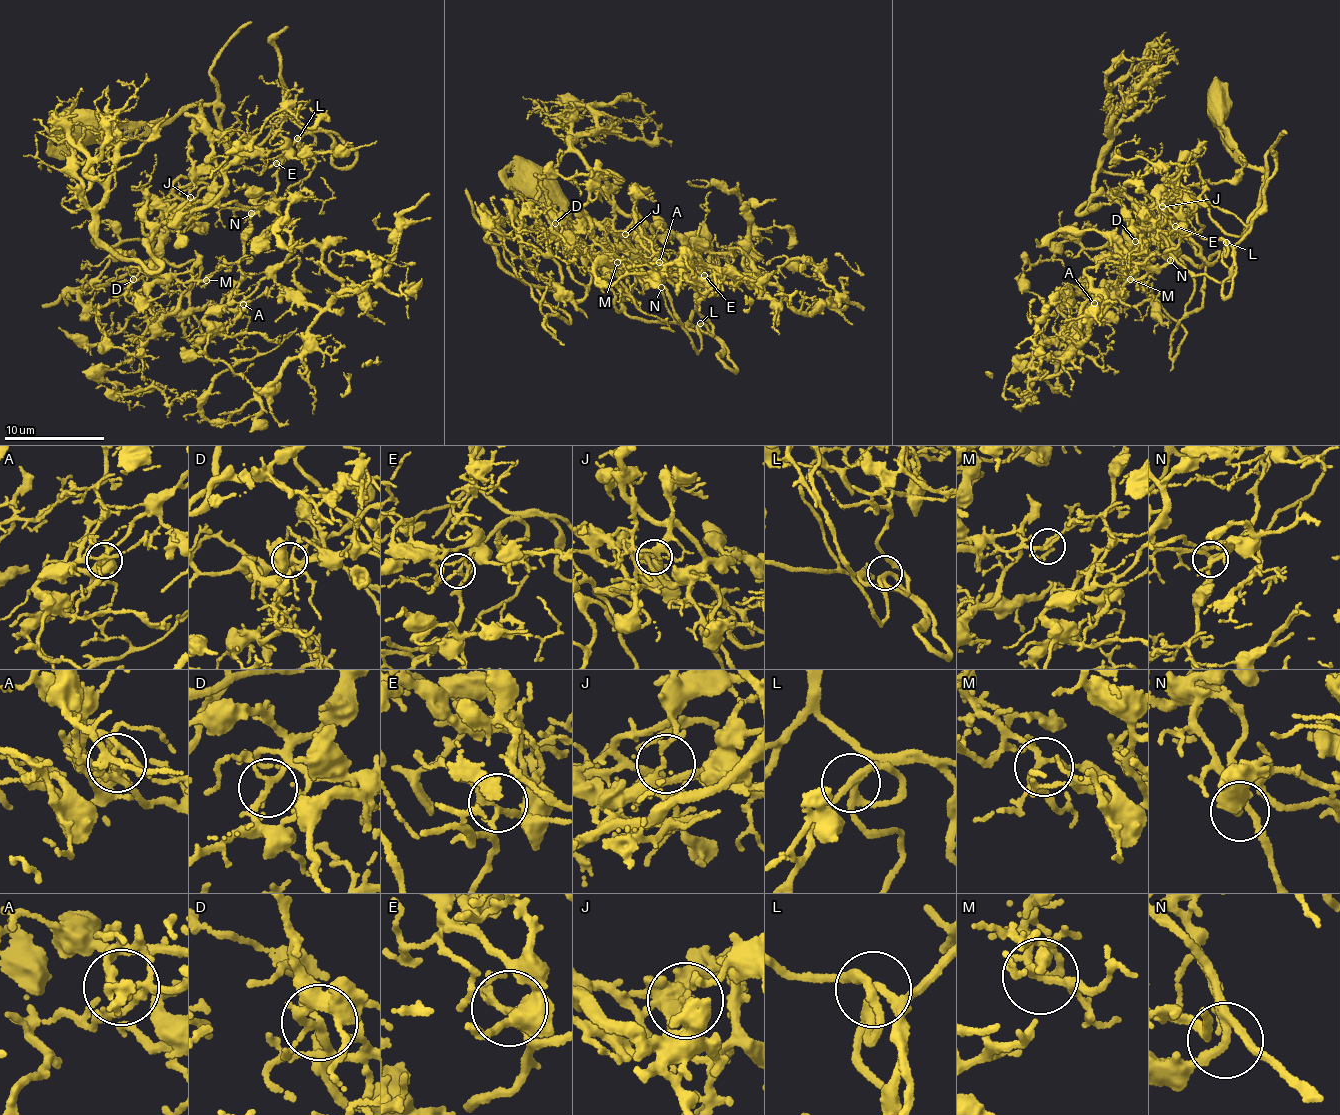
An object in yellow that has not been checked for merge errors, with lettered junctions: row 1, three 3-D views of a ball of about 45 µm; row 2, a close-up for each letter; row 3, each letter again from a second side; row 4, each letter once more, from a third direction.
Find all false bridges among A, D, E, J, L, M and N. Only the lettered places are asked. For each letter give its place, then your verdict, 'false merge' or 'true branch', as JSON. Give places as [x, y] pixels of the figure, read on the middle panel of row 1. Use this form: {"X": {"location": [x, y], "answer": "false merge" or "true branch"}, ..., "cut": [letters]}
{"A": {"location": [659, 262], "answer": "false merge"}, "D": {"location": [555, 223], "answer": "true branch"}, "E": {"location": [704, 275], "answer": "true branch"}, "J": {"location": [625, 234], "answer": "false merge"}, "L": {"location": [700, 323], "answer": "true branch"}, "M": {"location": [617, 262], "answer": "true branch"}, "N": {"location": [661, 287], "answer": "true branch"}, "cut": ["A", "J"]}

